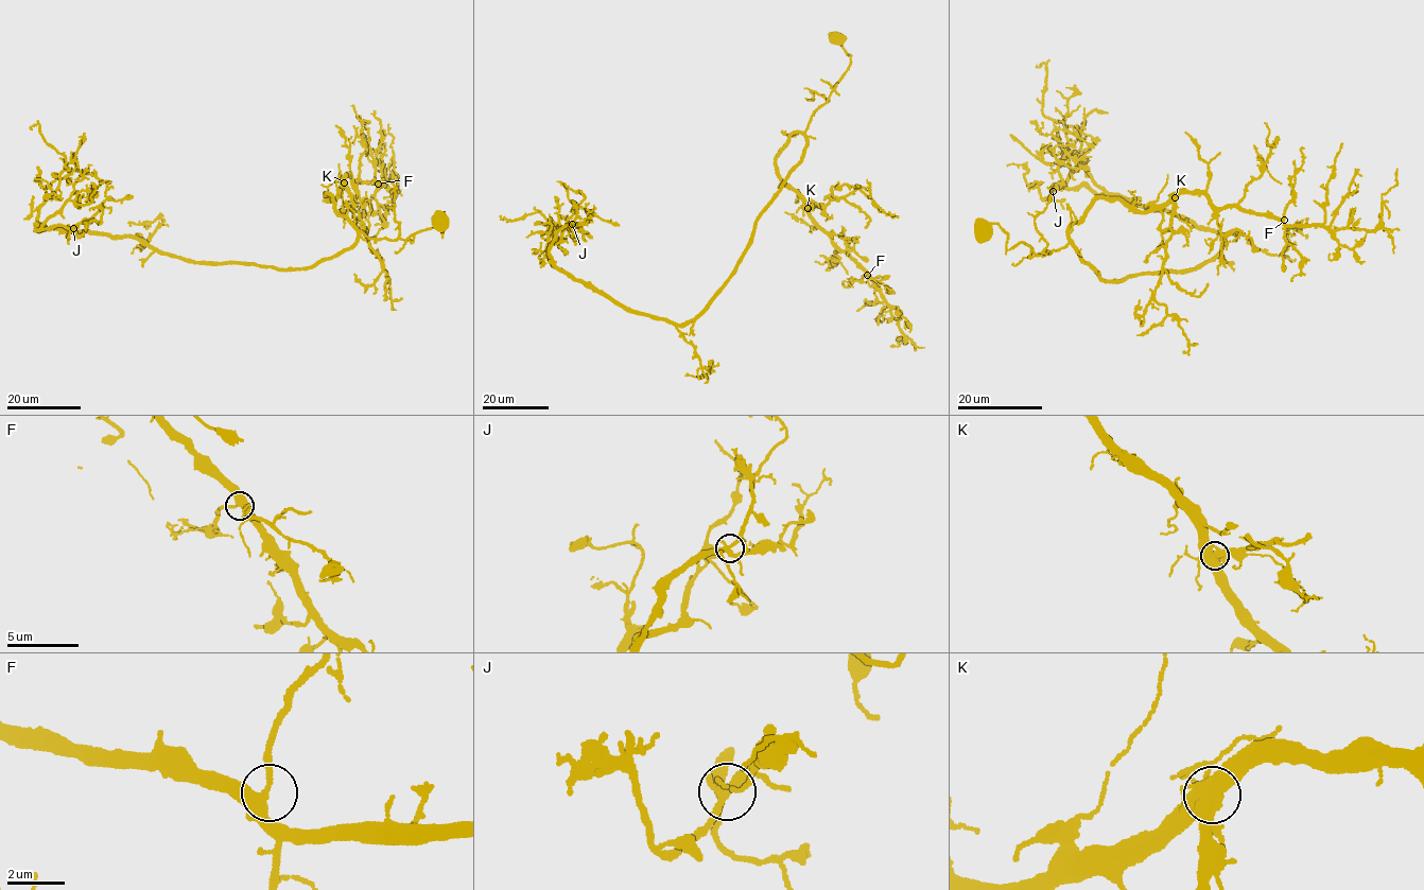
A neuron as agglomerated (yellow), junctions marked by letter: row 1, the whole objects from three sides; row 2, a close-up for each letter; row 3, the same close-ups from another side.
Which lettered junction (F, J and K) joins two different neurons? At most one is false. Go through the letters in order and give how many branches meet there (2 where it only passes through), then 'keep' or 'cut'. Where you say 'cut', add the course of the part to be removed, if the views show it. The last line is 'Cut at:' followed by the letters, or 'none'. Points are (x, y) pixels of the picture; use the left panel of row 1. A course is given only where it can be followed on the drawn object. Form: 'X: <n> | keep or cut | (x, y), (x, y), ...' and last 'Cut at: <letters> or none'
F: 4 | keep
J: 4 | keep
K: 4 | cut | (344, 181), (363, 223), (368, 245), (386, 273), (391, 299), (402, 298)
Cut at: K

